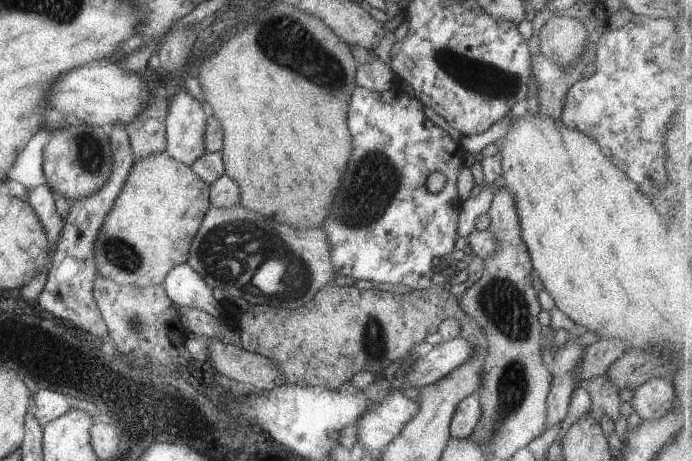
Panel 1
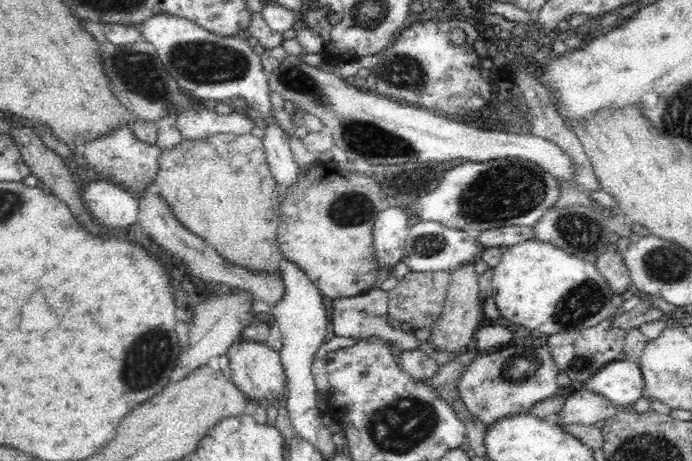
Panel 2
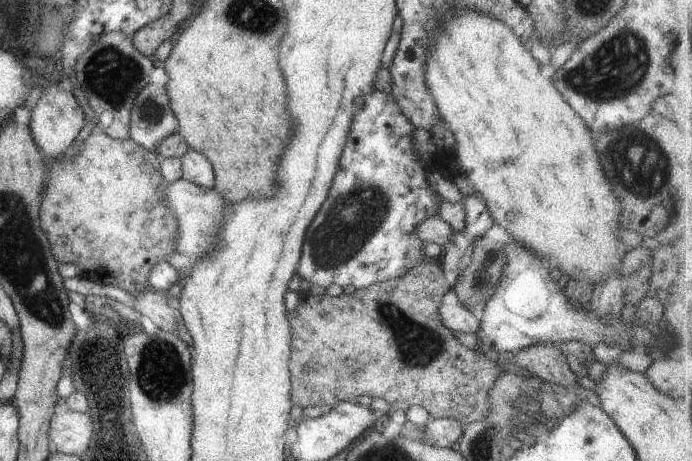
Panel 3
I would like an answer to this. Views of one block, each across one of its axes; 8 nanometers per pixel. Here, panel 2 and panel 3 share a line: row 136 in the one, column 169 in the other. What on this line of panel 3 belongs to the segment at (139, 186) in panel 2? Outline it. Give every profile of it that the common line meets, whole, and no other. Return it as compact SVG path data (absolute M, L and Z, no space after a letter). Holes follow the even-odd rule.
M150 83L139 90L130 120L130 139L154 152L179 127L166 88Z

